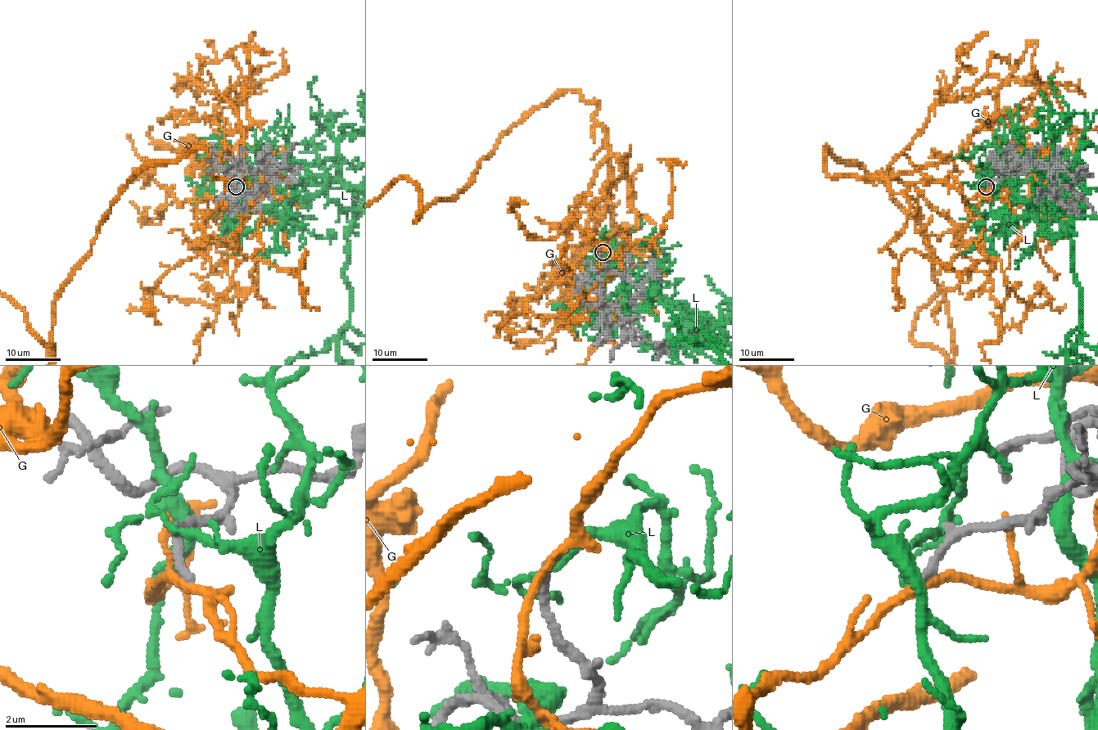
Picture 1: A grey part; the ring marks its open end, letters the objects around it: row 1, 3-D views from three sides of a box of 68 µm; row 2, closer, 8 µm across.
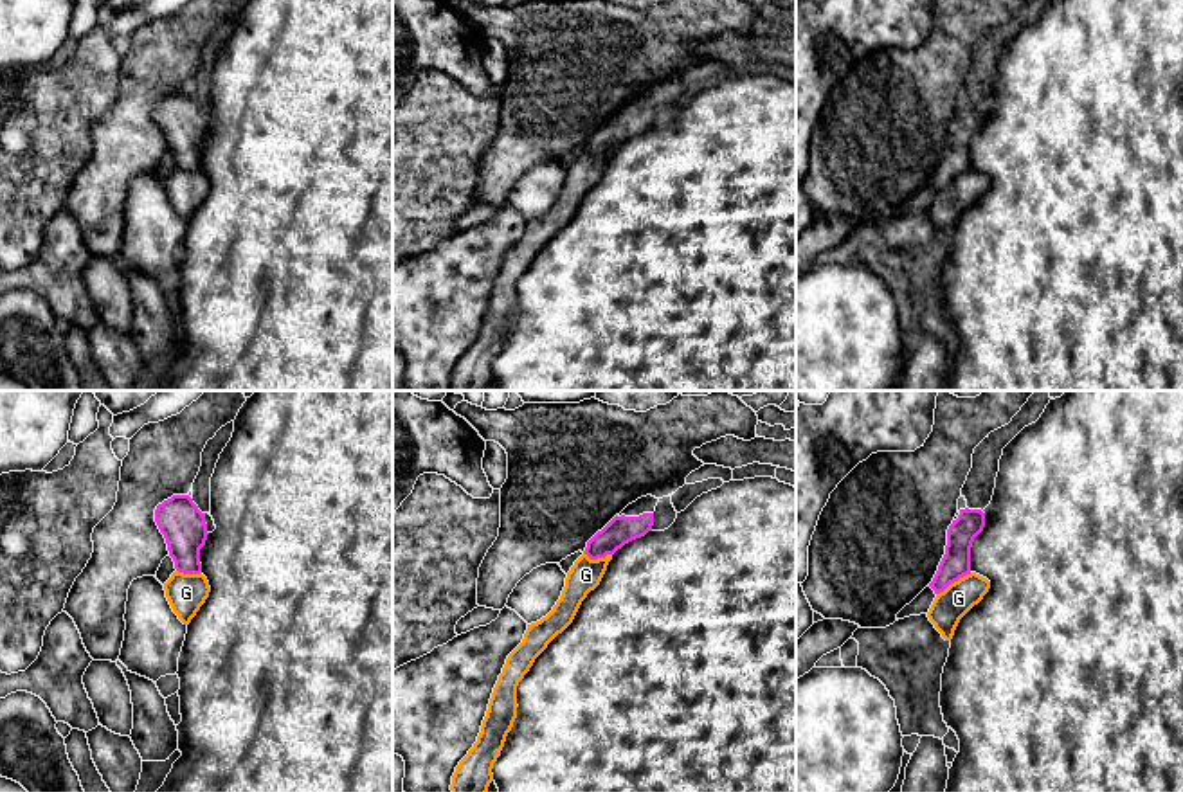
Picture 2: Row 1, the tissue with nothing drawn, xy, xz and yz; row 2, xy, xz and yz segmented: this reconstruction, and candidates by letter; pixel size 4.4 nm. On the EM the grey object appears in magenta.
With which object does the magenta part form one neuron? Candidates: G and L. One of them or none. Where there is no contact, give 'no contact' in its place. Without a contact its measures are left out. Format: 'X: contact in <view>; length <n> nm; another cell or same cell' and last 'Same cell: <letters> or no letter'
G: contact in yz; length 190 nm; another cell
L: no contact; another cell
Same cell: no letter

